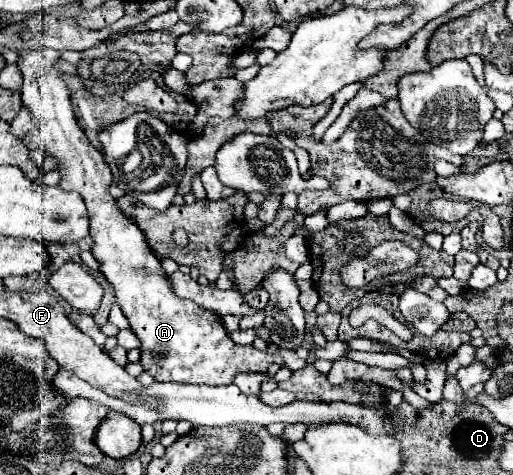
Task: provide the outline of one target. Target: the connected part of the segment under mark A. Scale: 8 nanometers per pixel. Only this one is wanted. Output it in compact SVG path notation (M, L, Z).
M31 49L31 51L19 51L19 69L23 75L23 85L21 85L21 97L25 107L33 113L33 141L37 143L39 151L53 155L59 161L59 171L61 171L61 183L59 187L65 191L77 191L89 211L91 219L91 239L93 247L91 253L99 261L99 271L105 275L105 279L113 285L115 289L115 299L117 305L121 307L123 315L129 321L131 331L139 337L141 341L141 365L147 373L155 377L155 381L175 381L175 383L193 383L193 385L231 385L237 373L267 373L269 365L273 365L273 357L269 353L263 353L255 347L239 347L231 341L229 333L225 331L221 317L215 315L209 309L199 307L197 303L191 303L189 299L179 299L175 291L171 291L171 281L167 279L167 273L161 267L161 261L155 257L155 253L149 249L143 231L131 219L119 211L117 201L111 197L109 187L111 187L111 169L107 167L103 155L95 151L95 147L89 143L87 135L83 135L83 129L79 127L73 107L71 107L71 97L69 97L69 87L61 77L61 71L57 69L57 61L61 55L53 49Z

